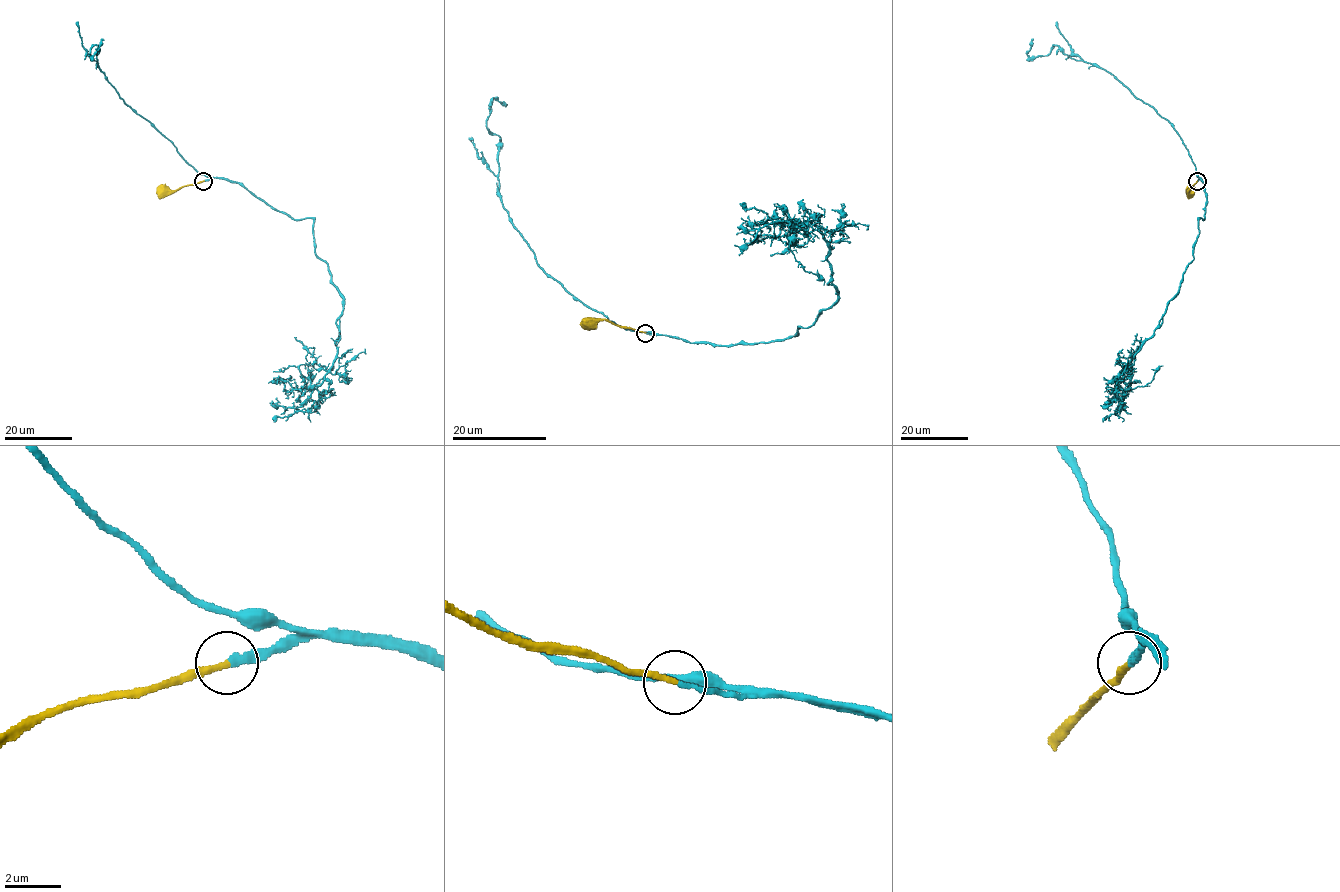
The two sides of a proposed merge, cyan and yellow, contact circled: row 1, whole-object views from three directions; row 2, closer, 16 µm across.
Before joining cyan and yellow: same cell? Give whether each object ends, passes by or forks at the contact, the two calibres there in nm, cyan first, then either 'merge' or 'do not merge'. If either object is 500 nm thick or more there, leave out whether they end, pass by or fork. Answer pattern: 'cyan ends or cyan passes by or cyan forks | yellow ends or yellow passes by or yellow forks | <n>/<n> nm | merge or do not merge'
cyan ends | yellow ends | 200/200 nm | merge

